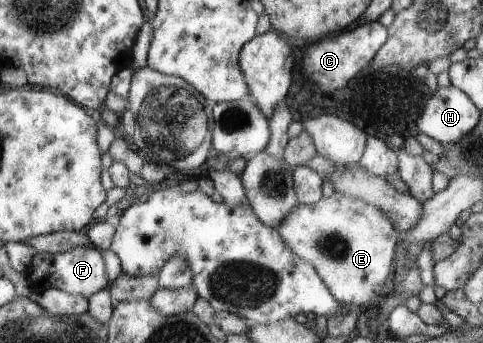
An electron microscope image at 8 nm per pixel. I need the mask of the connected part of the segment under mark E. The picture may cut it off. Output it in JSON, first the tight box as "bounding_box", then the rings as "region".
{"bounding_box":[275,191,402,312],"region":[[[335,191],[330,197],[322,196],[318,203],[312,203],[312,205],[297,203],[294,211],[290,211],[275,230],[286,241],[286,245],[294,251],[294,255],[298,255],[300,259],[304,259],[314,267],[338,303],[358,305],[366,312],[382,301],[386,287],[392,281],[392,275],[396,271],[394,247],[398,245],[398,235],[402,236],[402,231],[394,227],[393,220],[386,215],[386,211],[380,211],[378,207],[366,205],[364,201],[352,199],[348,195]]]}

